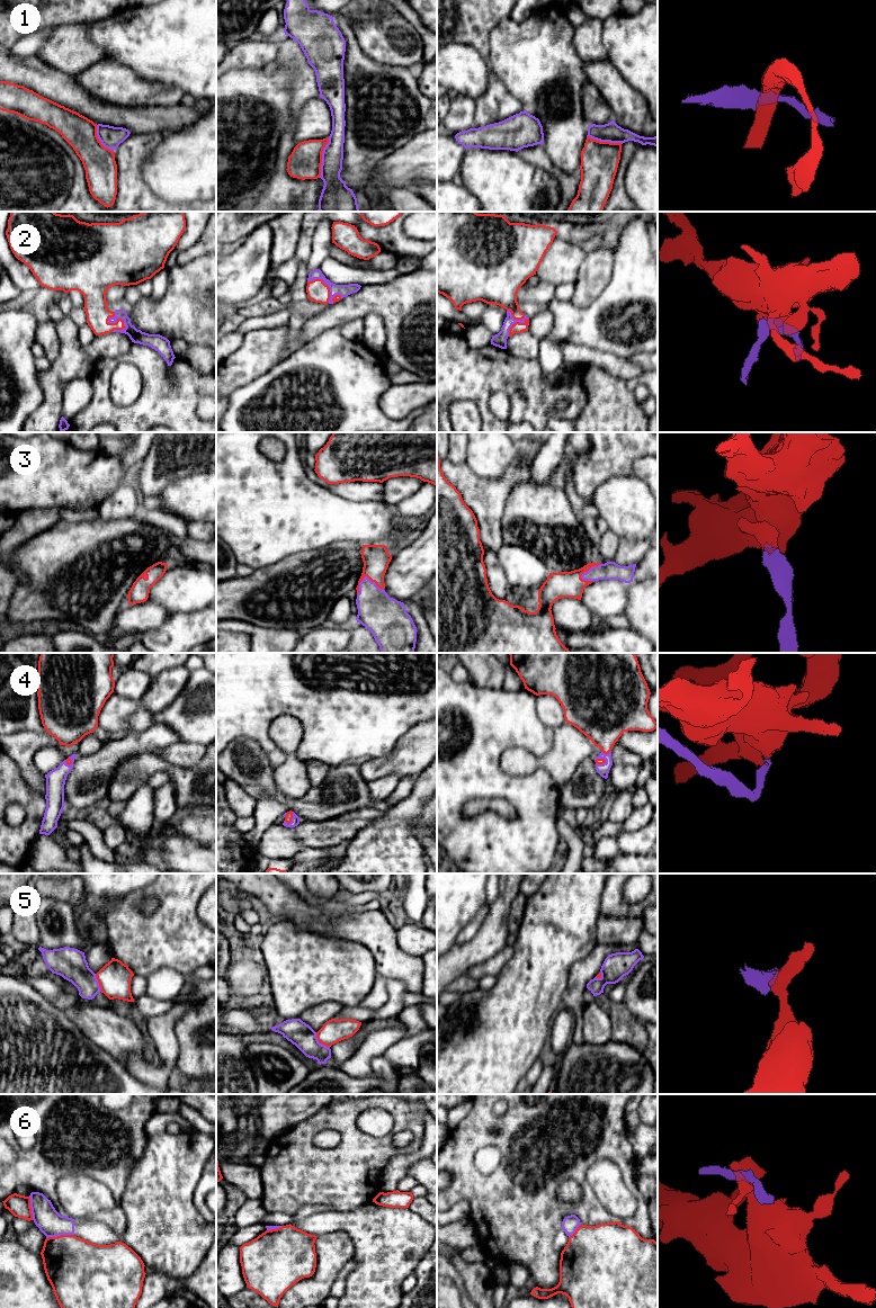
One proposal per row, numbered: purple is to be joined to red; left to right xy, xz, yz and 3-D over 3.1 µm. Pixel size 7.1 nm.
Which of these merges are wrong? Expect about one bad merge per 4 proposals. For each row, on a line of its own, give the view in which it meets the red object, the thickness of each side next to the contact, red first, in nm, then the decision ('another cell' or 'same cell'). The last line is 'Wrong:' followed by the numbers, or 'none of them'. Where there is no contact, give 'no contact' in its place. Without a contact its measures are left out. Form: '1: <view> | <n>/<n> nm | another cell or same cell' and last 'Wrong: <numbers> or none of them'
1: xz | 240/170 nm | another cell
2: xz | 150/90 nm | same cell
3: xz | 190/260 nm | same cell
4: xz | 50/60 nm | same cell
5: xz | 160/170 nm | another cell
6: xy | 420/180 nm | another cell
Wrong: 1, 5, 6

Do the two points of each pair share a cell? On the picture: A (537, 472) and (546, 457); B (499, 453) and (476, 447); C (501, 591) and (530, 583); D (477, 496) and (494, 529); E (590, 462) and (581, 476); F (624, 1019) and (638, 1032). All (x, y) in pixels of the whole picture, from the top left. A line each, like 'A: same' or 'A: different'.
A: same
B: same
C: different
D: same
E: same
F: same

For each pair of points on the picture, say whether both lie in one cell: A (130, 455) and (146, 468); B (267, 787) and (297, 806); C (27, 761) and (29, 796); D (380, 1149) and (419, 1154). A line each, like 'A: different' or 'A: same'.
A: different
B: same
C: different
D: different

